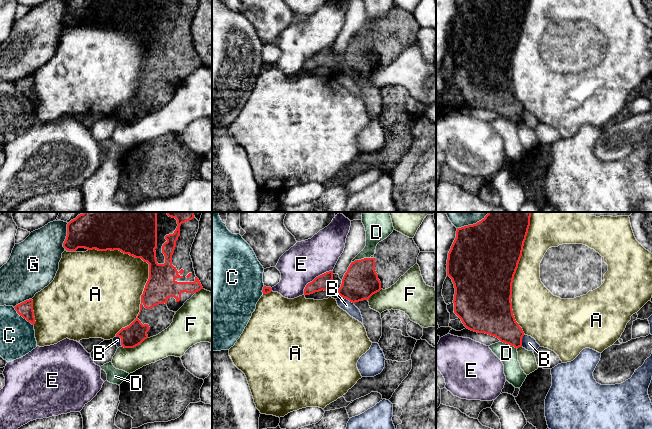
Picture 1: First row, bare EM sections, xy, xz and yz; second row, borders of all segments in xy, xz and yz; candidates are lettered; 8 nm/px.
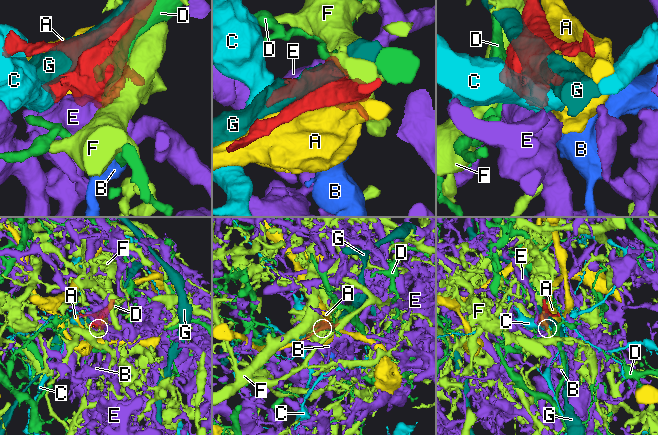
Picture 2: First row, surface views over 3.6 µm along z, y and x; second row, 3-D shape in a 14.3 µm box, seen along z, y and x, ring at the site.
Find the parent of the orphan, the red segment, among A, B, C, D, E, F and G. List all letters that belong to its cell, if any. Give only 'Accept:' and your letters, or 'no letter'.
Accept: no letter

